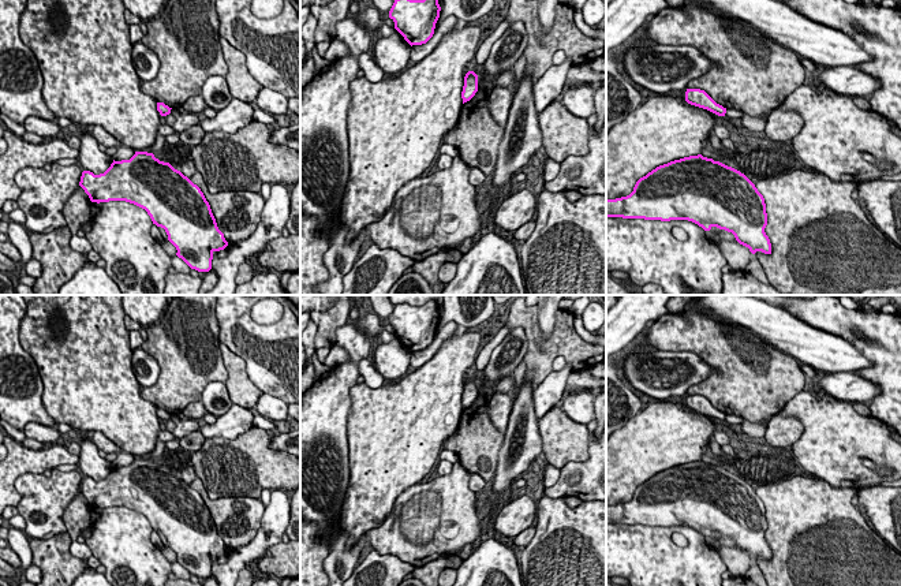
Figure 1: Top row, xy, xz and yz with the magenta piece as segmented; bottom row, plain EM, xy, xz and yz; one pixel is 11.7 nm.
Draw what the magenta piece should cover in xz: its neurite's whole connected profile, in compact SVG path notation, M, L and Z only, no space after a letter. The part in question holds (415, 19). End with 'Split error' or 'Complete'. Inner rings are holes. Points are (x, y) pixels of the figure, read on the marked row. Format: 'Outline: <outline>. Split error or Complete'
Outline: M395 0L389 18L412 46L426 44L433 37L440 11L438 0Z. Complete

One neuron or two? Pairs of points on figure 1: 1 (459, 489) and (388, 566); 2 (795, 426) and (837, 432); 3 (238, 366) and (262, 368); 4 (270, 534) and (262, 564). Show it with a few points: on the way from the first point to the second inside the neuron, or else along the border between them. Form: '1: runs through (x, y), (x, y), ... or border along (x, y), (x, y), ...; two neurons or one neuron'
1: border along (374, 549), (380, 553), (396, 555), (414, 567); two neurons
2: border along (777, 414), (796, 417), (803, 426), (791, 445); two neurons
3: border along (224, 343), (245, 361), (247, 377), (261, 392); two neurons
4: border along (265, 555), (253, 564); two neurons

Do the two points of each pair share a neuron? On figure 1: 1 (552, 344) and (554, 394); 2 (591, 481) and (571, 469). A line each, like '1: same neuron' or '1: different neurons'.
1: different neurons
2: same neuron

